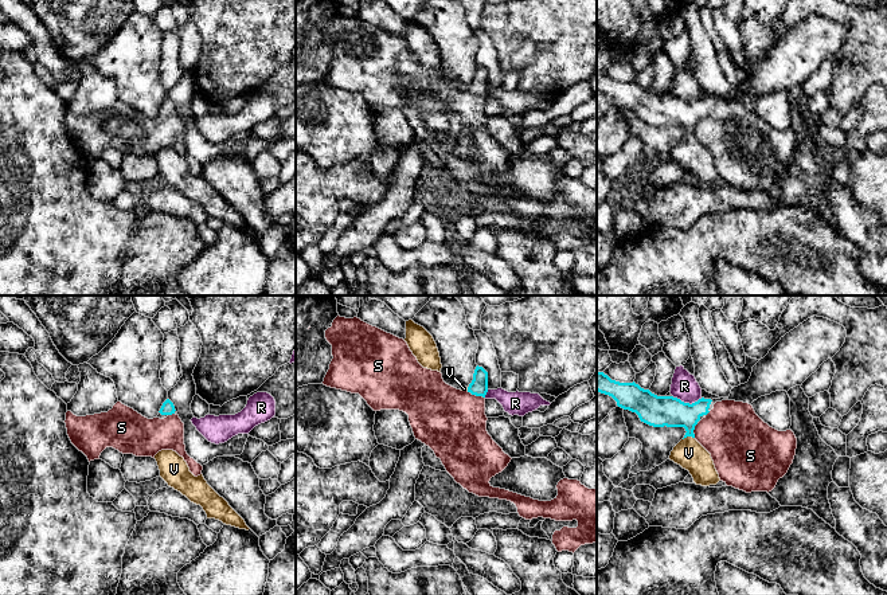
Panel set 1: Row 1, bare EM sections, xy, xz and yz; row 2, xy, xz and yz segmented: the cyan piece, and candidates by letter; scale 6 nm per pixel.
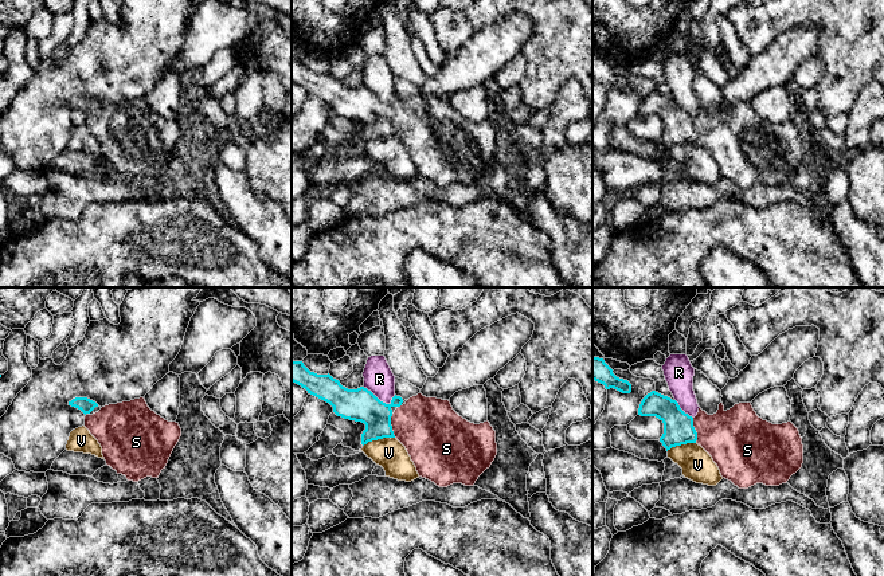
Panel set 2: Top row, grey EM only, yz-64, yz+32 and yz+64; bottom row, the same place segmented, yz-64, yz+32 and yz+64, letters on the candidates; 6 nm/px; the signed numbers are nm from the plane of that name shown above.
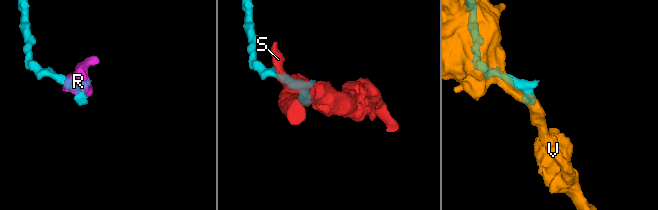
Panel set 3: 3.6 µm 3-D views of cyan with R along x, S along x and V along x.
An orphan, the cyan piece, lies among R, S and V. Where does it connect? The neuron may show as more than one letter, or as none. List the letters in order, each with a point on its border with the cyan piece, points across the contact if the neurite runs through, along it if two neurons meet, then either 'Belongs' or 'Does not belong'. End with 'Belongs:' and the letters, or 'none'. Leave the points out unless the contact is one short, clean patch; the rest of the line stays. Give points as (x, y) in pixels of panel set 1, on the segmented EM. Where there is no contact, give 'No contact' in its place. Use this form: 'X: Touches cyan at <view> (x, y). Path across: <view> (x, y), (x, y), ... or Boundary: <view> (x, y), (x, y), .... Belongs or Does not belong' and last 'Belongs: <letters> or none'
R: Touches cyan at yz (687, 403). Boundary: yz (672, 395), (690, 403), (702, 398). Does not belong
S: Touches cyan at xz (476, 395). Path across: xz (479, 386), (476, 395), (452, 422). Belongs
V: Touches cyan at yz (688, 435). Boundary: yz (694, 437), (683, 439). Does not belong
Belongs: S

